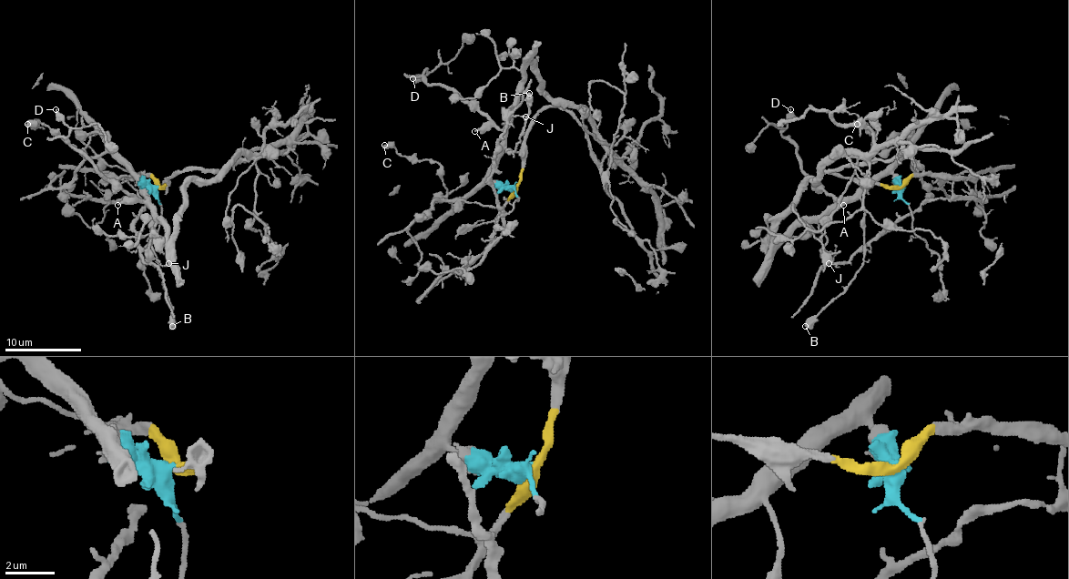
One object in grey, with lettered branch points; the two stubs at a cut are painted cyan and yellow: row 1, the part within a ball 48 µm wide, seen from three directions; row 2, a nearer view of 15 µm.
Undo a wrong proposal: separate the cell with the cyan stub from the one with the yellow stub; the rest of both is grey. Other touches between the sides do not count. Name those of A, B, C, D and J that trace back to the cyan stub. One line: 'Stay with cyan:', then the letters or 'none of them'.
Stay with cyan: A, B, C, D, J

